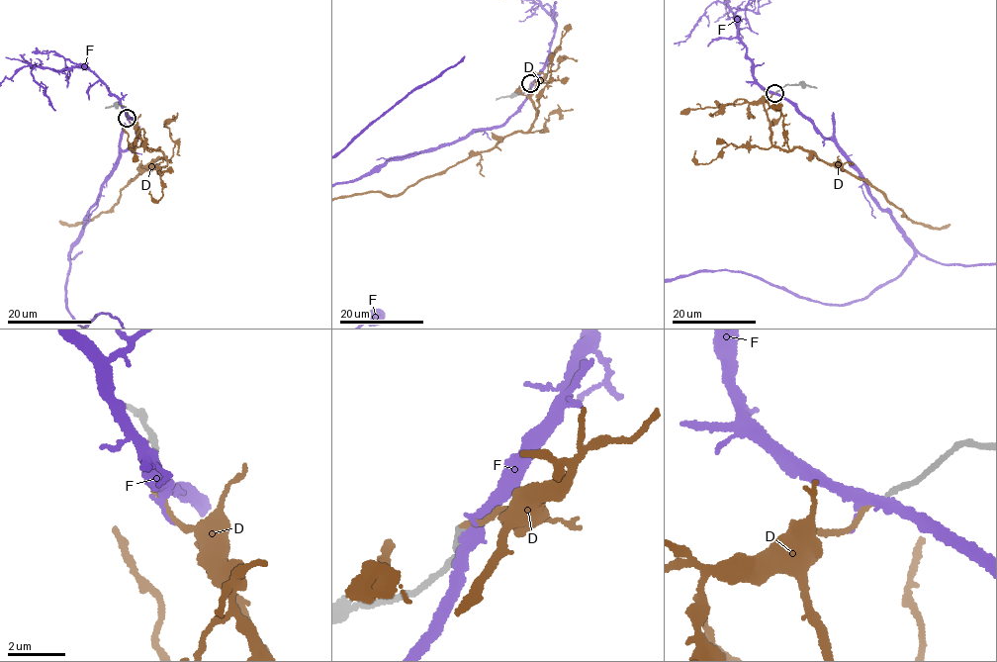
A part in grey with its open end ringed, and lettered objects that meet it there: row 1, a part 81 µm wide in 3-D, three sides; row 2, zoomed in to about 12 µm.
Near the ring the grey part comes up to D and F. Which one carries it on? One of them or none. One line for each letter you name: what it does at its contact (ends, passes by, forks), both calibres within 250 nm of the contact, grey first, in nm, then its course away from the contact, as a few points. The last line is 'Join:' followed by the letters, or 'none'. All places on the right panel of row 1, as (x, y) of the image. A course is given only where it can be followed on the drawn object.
D: it ends; calibres 190 and 190 nm; course (774, 93), (764, 104), (771, 143), (807, 149), (863, 179), (913, 221), (939, 228), (950, 224)
Join: D

